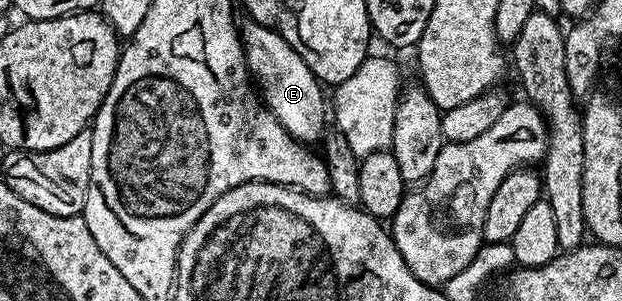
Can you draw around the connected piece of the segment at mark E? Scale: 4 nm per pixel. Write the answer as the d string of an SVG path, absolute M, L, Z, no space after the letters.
M251 20L245 24L240 29L242 49L246 52L246 67L260 90L261 100L296 140L321 142L328 129L328 101L322 98L323 86L318 78L308 63L304 63L304 59L300 59L300 55L296 55L296 51L276 31Z

